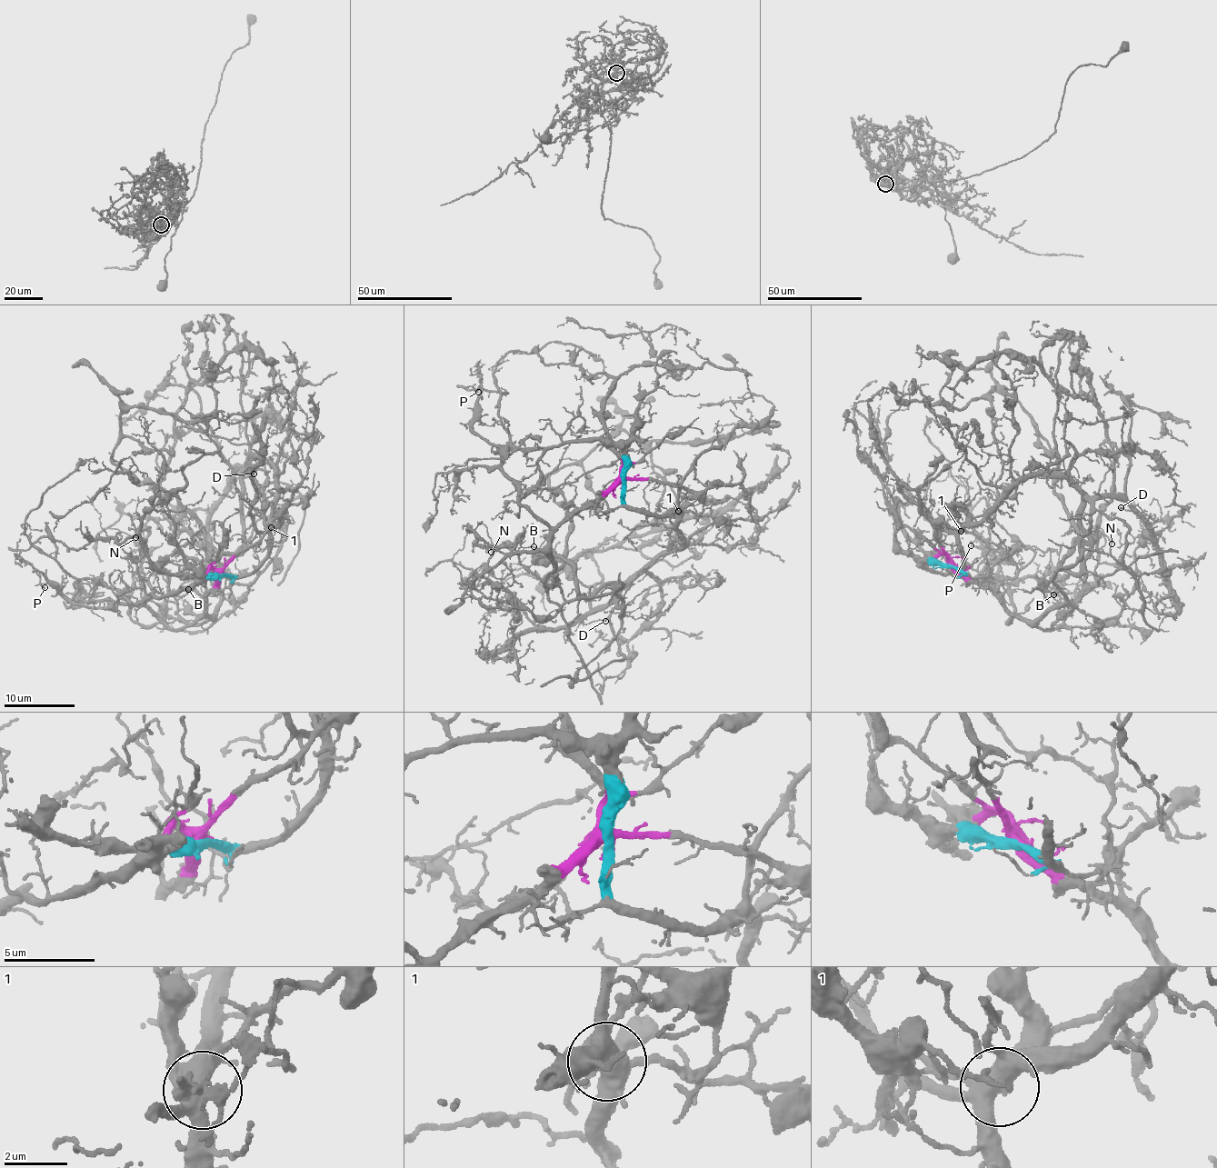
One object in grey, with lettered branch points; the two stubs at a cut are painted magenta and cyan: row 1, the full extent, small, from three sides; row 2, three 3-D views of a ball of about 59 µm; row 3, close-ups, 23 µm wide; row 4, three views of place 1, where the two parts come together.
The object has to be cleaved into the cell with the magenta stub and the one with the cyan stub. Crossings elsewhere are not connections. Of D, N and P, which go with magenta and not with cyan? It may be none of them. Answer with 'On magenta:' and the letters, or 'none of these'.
On magenta: N, P

